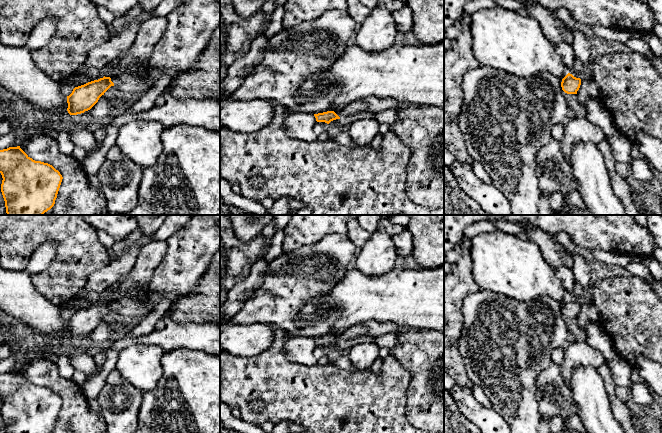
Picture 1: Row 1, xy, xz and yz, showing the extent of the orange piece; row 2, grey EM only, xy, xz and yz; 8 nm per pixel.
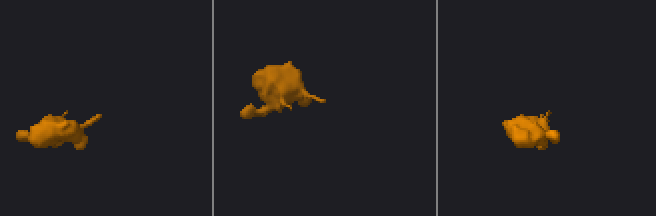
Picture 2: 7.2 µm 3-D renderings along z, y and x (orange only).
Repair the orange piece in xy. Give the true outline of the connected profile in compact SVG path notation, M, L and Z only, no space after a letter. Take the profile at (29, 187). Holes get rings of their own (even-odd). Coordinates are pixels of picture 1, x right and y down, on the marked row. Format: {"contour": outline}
{"contour": "M20 146L9 147L0 150L0 173L7 215L43 215L54 206L63 177L52 165L33 160Z"}

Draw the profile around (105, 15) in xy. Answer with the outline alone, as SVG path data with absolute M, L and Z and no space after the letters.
M97 6L97 12L102 21L104 21L107 26L111 25L116 19L115 16L106 8L102 6Z

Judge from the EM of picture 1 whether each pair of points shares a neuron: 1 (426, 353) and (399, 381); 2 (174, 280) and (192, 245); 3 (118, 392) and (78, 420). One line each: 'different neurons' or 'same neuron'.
1: different neurons
2: same neuron
3: different neurons

